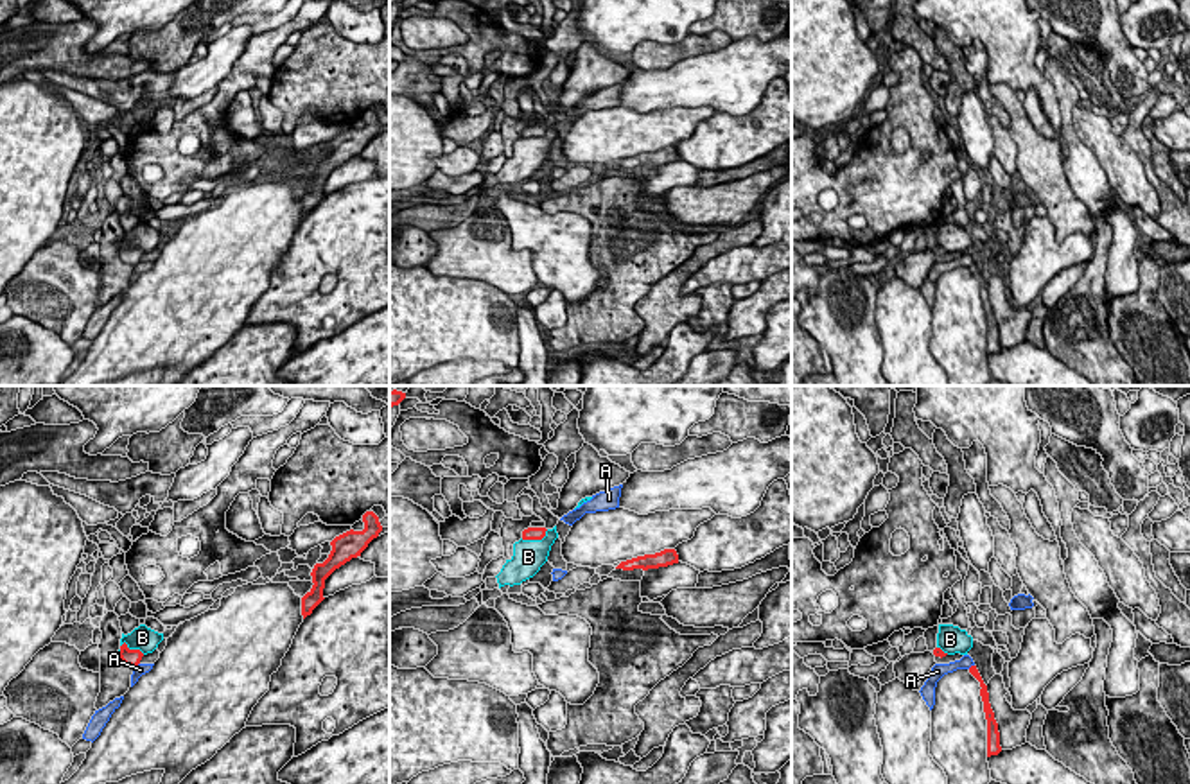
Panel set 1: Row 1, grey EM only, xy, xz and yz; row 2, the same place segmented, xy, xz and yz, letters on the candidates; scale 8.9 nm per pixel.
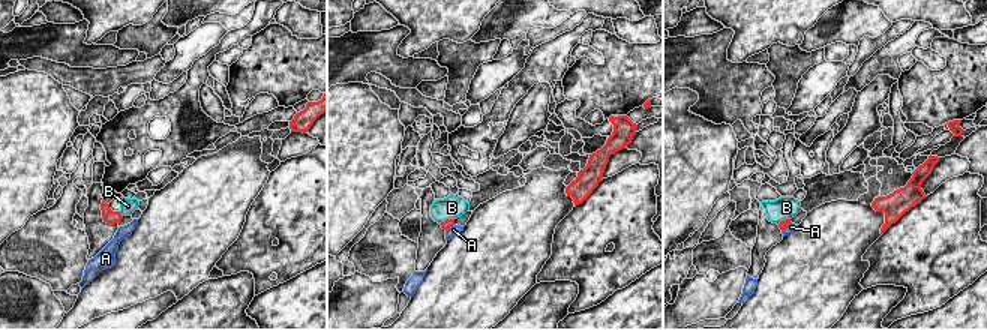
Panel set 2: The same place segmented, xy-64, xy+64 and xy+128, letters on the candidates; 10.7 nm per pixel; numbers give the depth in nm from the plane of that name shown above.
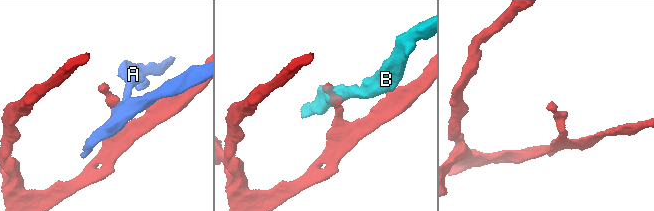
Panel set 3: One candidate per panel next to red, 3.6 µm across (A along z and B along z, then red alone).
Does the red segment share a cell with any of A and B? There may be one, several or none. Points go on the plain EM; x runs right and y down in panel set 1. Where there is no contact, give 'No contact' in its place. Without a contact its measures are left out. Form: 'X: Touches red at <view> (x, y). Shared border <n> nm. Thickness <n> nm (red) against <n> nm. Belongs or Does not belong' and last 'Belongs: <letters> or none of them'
A: Touches red at yz (971, 264). Shared border 70 nm. Thickness 70 nm (red) against 120 nm. Does not belong
B: Touches red at xz (535, 137). Shared border 260 nm. Thickness 130 nm (red) against 280 nm. Does not belong
Belongs: none of them

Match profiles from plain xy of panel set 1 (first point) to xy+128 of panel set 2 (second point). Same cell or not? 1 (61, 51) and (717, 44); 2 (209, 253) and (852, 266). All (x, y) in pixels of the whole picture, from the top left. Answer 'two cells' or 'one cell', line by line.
1: one cell
2: one cell

